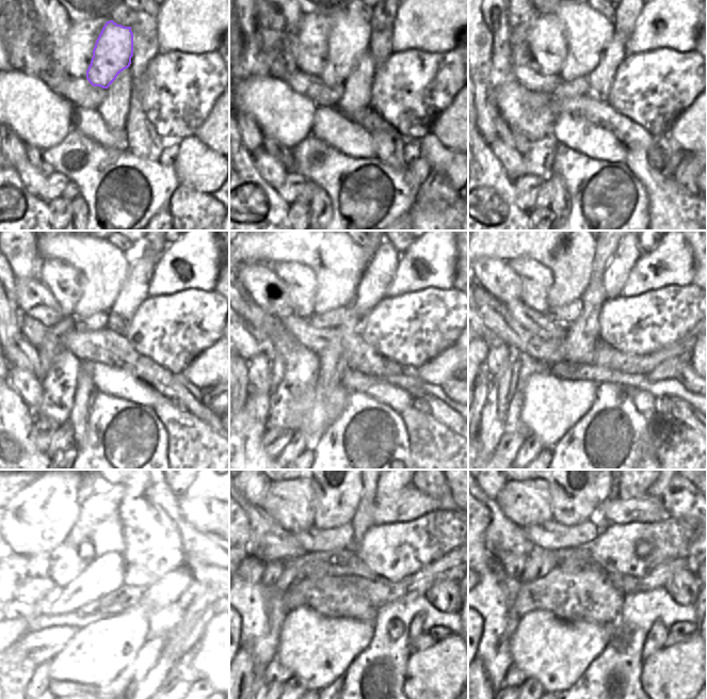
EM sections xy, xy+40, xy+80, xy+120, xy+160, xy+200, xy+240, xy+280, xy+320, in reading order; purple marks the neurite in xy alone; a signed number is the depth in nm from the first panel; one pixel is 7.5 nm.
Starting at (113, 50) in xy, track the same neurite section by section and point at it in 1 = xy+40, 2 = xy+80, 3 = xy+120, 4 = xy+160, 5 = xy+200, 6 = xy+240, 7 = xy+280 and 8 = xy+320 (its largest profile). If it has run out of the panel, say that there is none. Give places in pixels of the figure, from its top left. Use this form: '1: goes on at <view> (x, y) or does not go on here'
1: goes on at xy+40 (350, 35)
2: goes on at xy+80 (588, 32)
3: goes on at xy+120 (103, 268)
4: goes on at xy+160 (338, 263)
5: goes on at xy+200 (568, 252)
6: goes on at xy+240 (93, 491)
7: goes on at xy+280 (337, 491)
8: goes on at xy+320 (576, 491)

